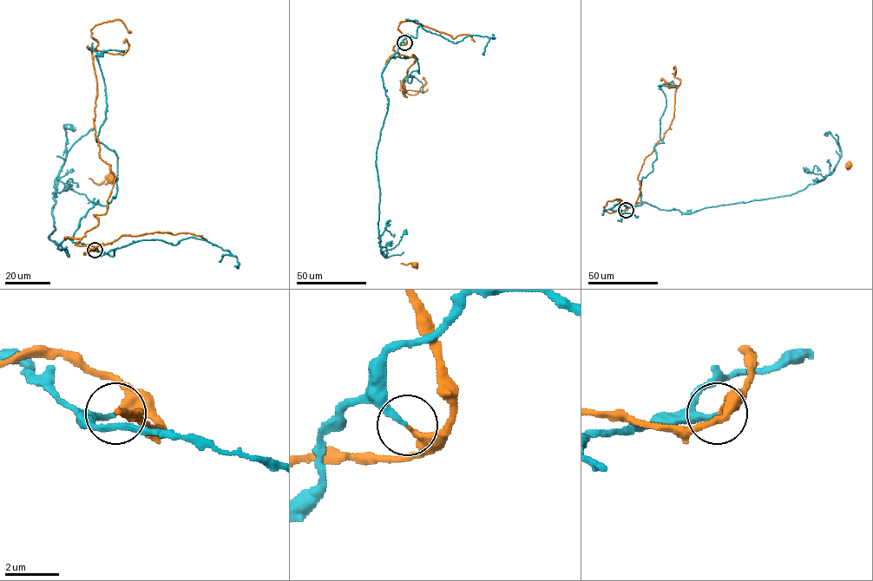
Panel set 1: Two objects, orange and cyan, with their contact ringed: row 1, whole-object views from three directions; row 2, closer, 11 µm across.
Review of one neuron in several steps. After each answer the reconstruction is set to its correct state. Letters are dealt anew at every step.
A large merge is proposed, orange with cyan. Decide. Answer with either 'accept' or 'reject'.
reject

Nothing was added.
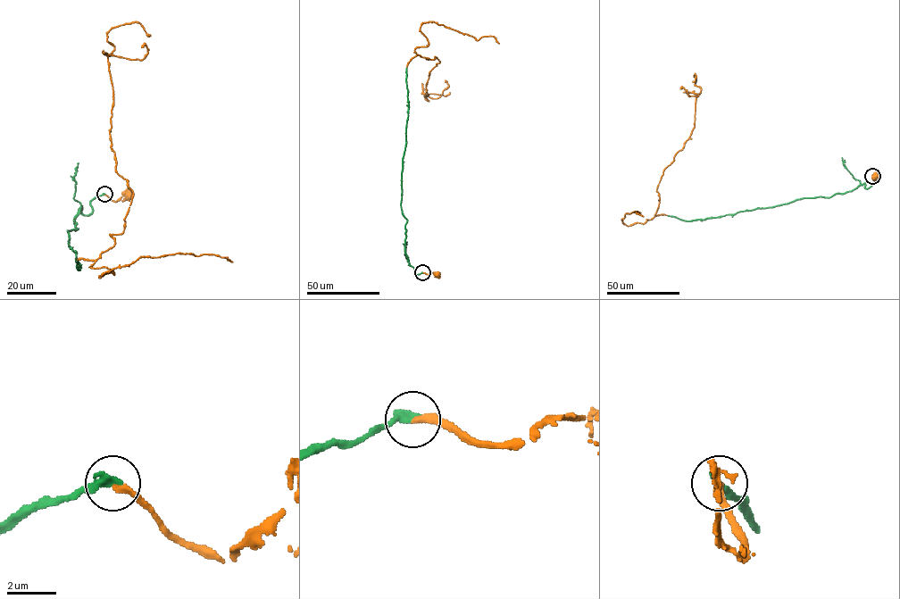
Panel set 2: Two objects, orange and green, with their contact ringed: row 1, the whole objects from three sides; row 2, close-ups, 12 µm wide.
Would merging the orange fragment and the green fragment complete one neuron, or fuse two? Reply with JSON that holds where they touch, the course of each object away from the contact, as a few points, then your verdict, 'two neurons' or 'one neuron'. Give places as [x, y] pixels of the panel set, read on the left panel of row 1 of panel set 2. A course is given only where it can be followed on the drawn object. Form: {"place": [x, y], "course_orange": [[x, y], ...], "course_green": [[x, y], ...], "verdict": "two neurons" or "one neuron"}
{"place": [104, 194], "course_orange": [[104, 195], [116, 202], [129, 194]], "course_green": [[104, 195], [90, 201], [87, 215], [81, 206], [74, 219], [79, 228], [67, 231], [79, 270], [78, 260]], "verdict": "one neuron"}

